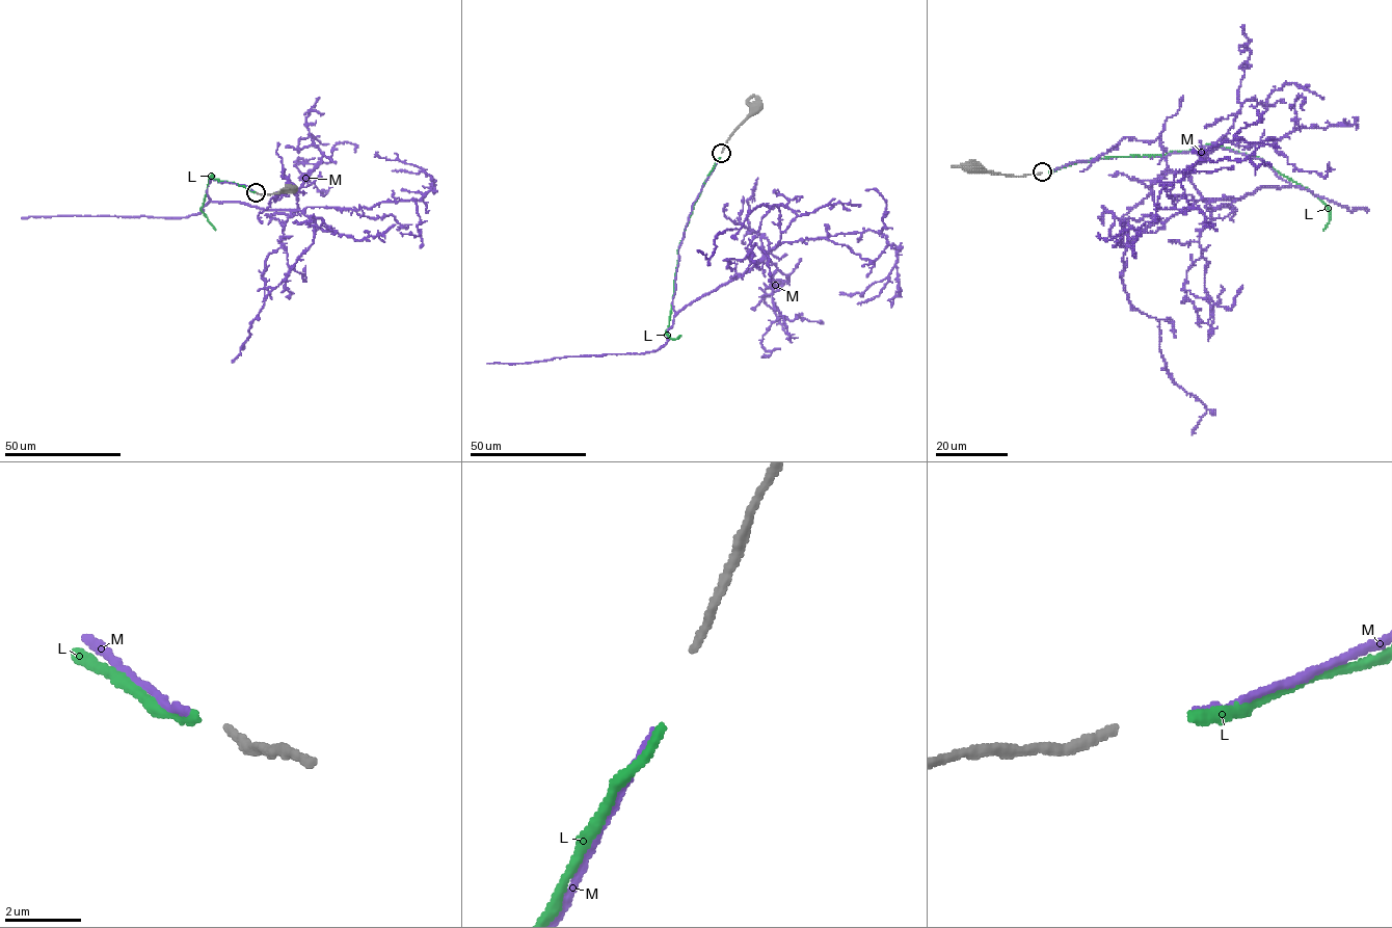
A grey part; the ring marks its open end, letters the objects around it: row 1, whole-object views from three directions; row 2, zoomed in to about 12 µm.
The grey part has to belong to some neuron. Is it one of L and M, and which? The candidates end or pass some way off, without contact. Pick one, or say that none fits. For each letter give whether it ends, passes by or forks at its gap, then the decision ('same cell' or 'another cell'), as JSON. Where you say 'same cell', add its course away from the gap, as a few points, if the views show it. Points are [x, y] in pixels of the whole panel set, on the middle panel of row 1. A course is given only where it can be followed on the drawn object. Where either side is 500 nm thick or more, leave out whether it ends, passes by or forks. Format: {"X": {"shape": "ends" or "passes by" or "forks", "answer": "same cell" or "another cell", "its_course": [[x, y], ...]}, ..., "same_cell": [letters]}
{"L": {"shape": "ends", "answer": "another cell"}, "M": {"shape": "ends", "answer": "same cell", "its_course": [[719, 158], [678, 248], [674, 311], [783, 242], [881, 232], [900, 249], [888, 276], [842, 292]]}, "same_cell": ["M"]}

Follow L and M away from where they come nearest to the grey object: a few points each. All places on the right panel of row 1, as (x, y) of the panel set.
L: (1048, 171), (1095, 159), (1162, 155), (1214, 144), (1261, 158), (1307, 187), (1329, 211), (1322, 230)
M: (1049, 171), (1216, 146), (1261, 159), (1289, 185), (1195, 200), (1172, 200), (1160, 185), (1258, 123), (1258, 109)

